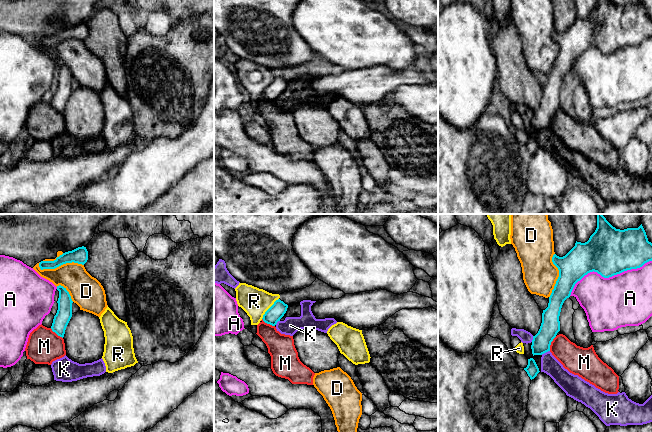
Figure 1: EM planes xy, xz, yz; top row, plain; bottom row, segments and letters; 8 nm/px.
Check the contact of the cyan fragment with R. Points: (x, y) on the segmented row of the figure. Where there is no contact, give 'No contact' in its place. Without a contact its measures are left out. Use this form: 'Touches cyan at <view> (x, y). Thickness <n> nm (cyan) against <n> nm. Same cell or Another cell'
Touches cyan at xz (269, 308). Thickness 120 nm (cyan) against 220 nm. Another cell

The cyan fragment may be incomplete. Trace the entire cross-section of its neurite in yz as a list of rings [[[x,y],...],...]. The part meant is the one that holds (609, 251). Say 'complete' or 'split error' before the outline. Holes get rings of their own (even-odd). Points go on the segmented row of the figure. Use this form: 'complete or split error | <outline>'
complete | [[[597,214],[597,228],[585,243],[577,242],[563,257],[556,254],[552,257],[553,264],[559,270],[559,277],[549,297],[548,307],[543,310],[542,323],[538,333],[533,336],[532,354],[542,355],[550,351],[550,345],[560,331],[559,316],[564,301],[570,297],[575,284],[590,272],[597,272],[609,278],[624,271],[637,269],[652,261],[652,243],[648,241],[642,224],[638,228],[624,230],[613,227],[602,214]]]

